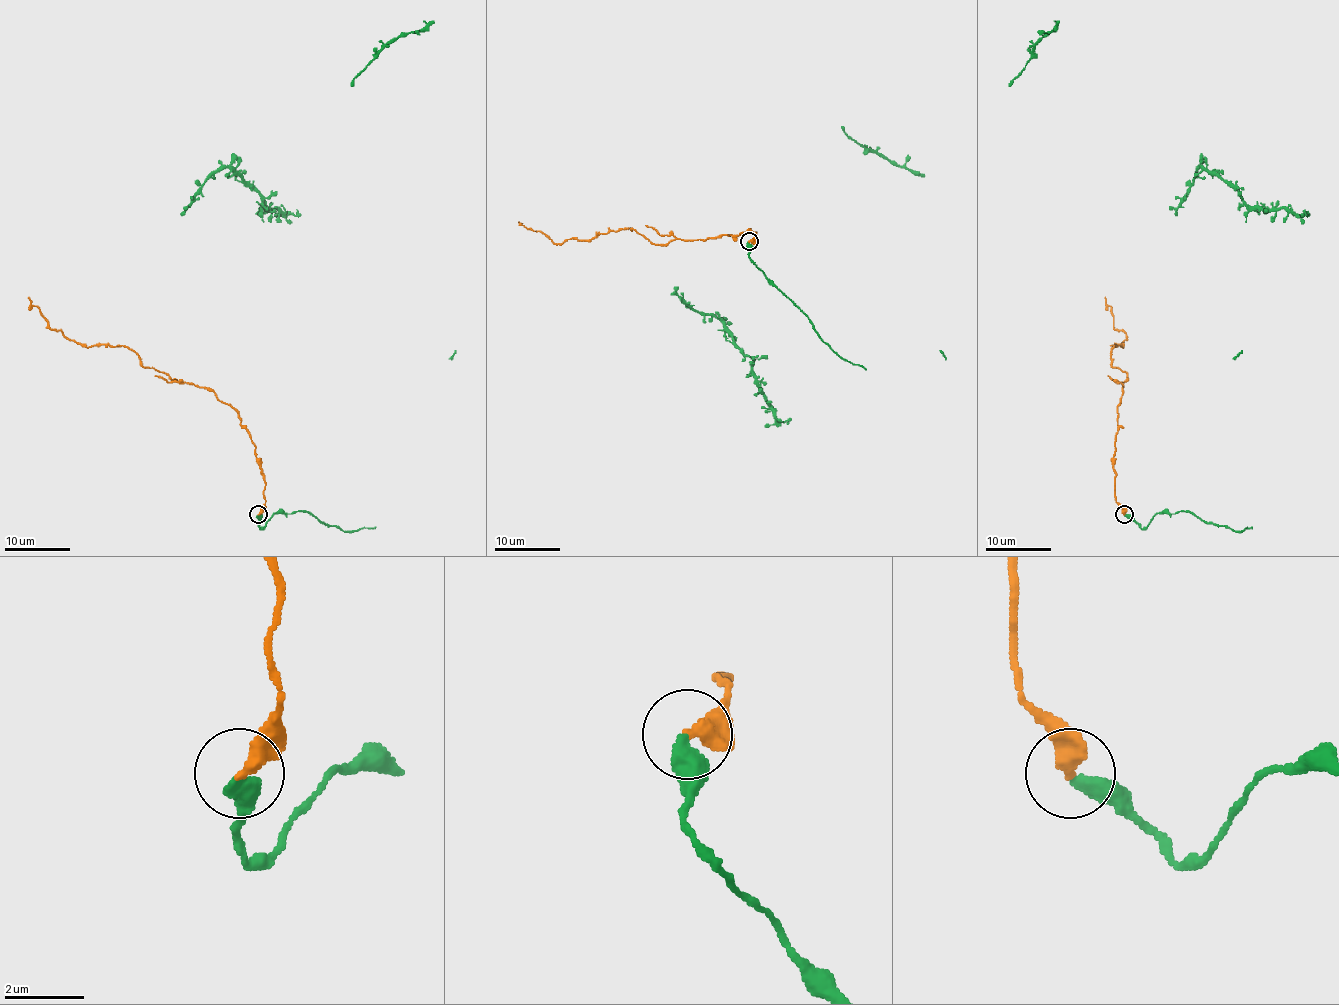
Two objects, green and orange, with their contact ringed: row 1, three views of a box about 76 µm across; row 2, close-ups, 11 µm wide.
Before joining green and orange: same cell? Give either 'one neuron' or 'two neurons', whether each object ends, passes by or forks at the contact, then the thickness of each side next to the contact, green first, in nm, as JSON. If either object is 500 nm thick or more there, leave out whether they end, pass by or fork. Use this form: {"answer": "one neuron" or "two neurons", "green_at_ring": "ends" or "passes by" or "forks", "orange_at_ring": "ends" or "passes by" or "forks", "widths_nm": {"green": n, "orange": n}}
{"answer": "one neuron", "green_at_ring": "ends", "orange_at_ring": "ends", "widths_nm": {"green": 440, "orange": 420}}

